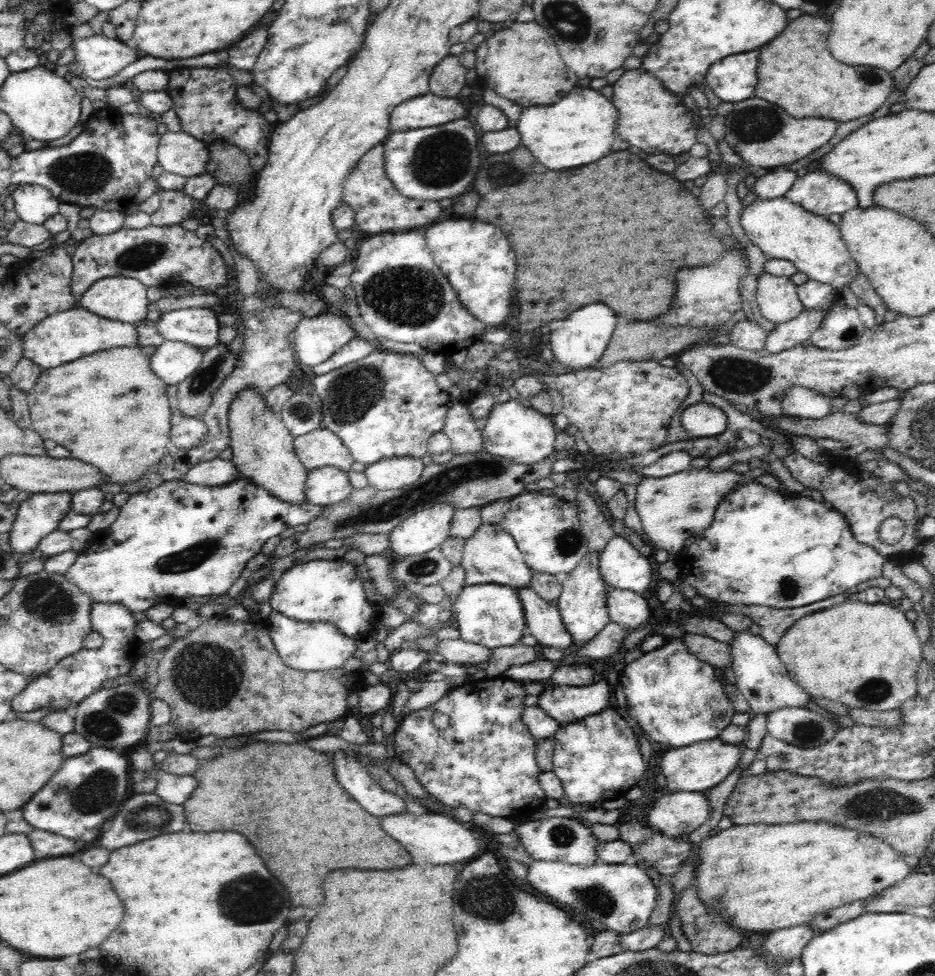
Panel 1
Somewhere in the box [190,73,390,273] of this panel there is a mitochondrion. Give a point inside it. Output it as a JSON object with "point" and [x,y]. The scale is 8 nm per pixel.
{"point":[234,134]}

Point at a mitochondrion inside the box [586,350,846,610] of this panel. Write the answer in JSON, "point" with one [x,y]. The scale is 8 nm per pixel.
{"point":[732,374]}

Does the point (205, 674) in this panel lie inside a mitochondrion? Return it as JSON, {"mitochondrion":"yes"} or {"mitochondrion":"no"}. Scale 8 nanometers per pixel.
{"mitochondrion":"yes"}

